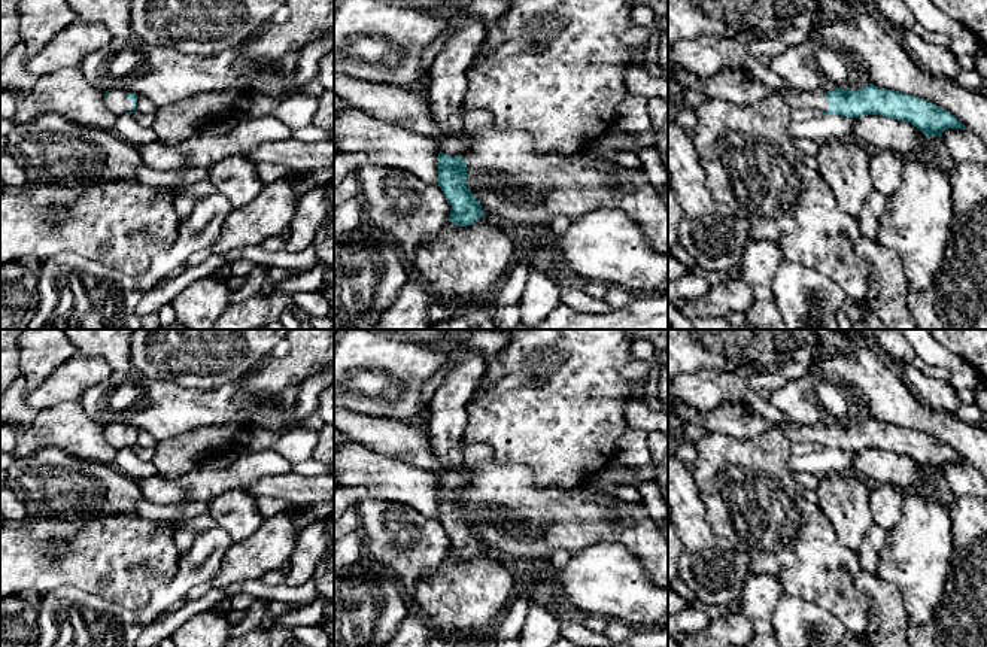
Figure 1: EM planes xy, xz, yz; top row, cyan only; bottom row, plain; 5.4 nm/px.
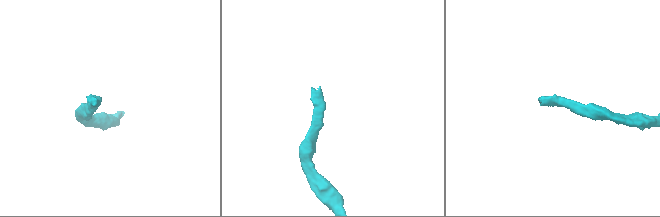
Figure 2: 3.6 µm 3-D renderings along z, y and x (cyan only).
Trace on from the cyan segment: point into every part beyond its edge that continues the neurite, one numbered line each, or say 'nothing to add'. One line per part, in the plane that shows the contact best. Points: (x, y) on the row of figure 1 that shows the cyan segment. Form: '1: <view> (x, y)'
1: xy (117, 100)

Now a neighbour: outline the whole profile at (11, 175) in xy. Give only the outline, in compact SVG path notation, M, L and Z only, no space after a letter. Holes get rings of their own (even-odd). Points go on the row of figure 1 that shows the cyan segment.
M0 151L0 182L4 186L24 186L28 183L24 168L4 151Z

